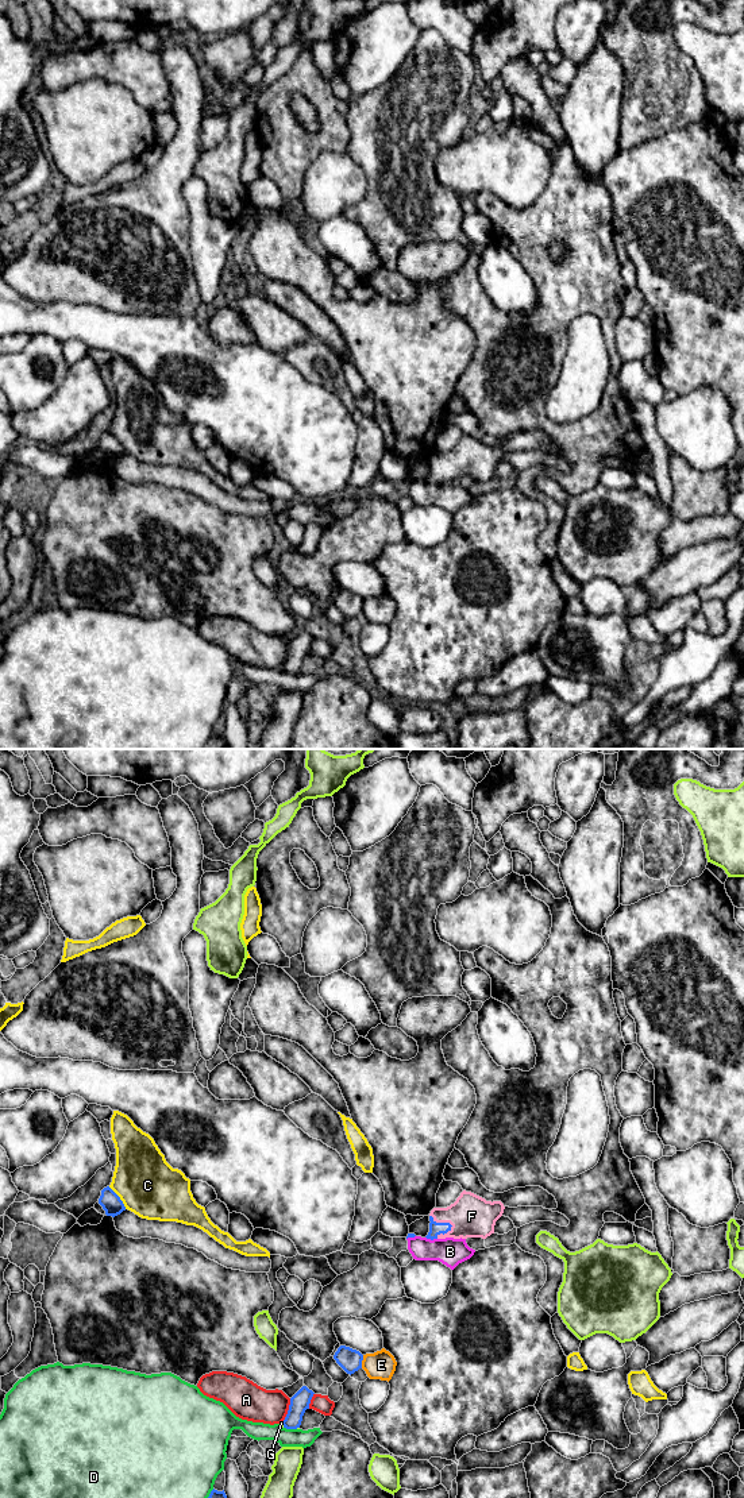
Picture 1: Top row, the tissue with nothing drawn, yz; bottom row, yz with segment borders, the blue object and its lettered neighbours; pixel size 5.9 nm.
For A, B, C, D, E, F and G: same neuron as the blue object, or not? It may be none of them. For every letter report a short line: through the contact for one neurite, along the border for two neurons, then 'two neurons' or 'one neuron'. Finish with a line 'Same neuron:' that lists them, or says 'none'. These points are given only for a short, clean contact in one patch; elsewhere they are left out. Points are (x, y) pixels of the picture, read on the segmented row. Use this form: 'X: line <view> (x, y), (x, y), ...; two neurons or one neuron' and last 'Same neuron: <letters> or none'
A: two neurons
B: line yz (426, 1236), (436, 1239); two neurons
C: two neurons
D: two neurons
E: two neurons
F: line yz (435, 1228), (443, 1223), (471, 1216); one neuron
G: two neurons
Same neuron: F

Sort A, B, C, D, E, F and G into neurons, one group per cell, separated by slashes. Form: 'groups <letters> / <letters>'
groups A / B / C / D / E / F / G

